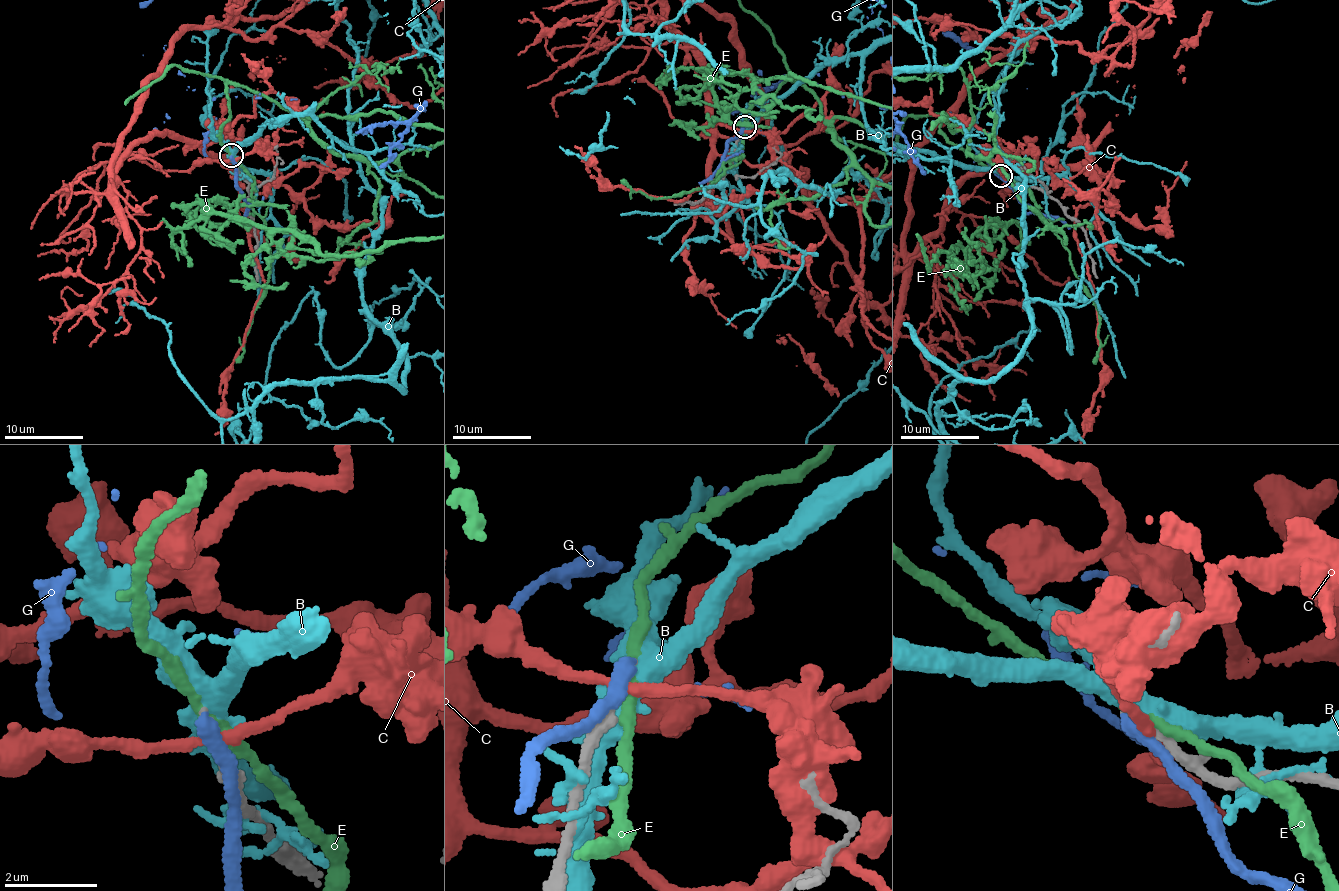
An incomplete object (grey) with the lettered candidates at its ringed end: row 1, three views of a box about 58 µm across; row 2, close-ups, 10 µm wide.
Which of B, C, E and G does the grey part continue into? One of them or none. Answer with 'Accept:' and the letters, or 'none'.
Accept: none

